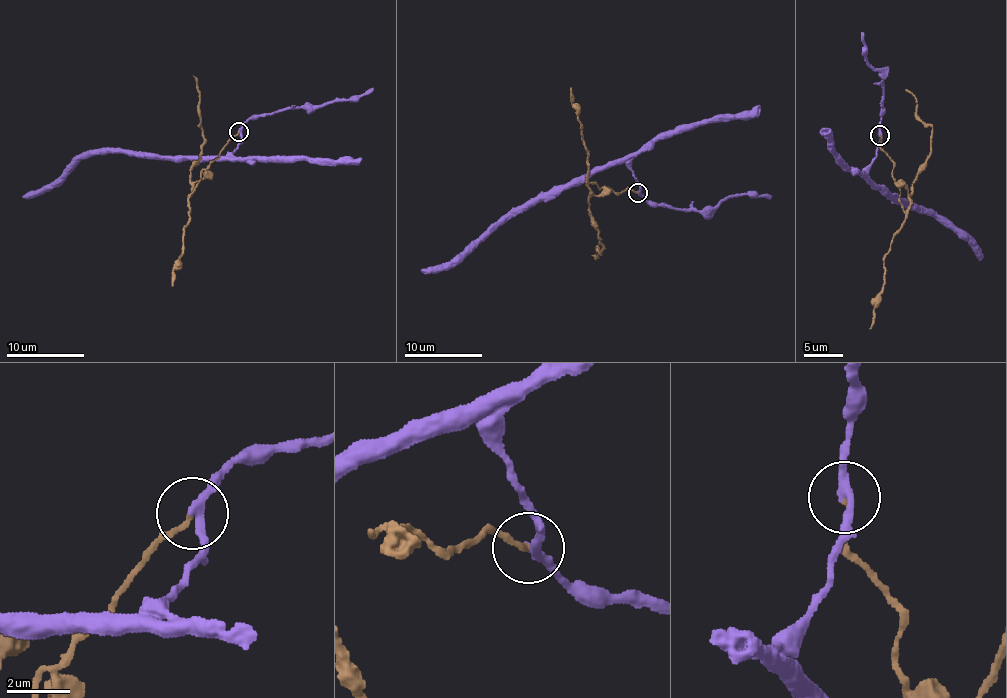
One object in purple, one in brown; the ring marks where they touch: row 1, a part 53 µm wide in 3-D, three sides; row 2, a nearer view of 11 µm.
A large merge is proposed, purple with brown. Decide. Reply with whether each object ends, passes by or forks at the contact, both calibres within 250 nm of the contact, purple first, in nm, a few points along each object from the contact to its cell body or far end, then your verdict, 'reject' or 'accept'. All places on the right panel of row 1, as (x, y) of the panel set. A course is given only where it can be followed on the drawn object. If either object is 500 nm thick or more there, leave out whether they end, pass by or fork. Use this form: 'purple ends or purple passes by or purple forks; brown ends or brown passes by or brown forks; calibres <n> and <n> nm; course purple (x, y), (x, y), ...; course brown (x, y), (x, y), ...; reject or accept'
purple passes by; brown ends; calibres 260 and 170 nm; course purple (880, 135), (868, 184), (886, 193), (886, 199), (892, 198), (903, 207), (925, 210), (950, 223), (981, 259); course brown (880, 135), (880, 145), (894, 166), (905, 222), (884, 260), (880, 301), (868, 328); reject

